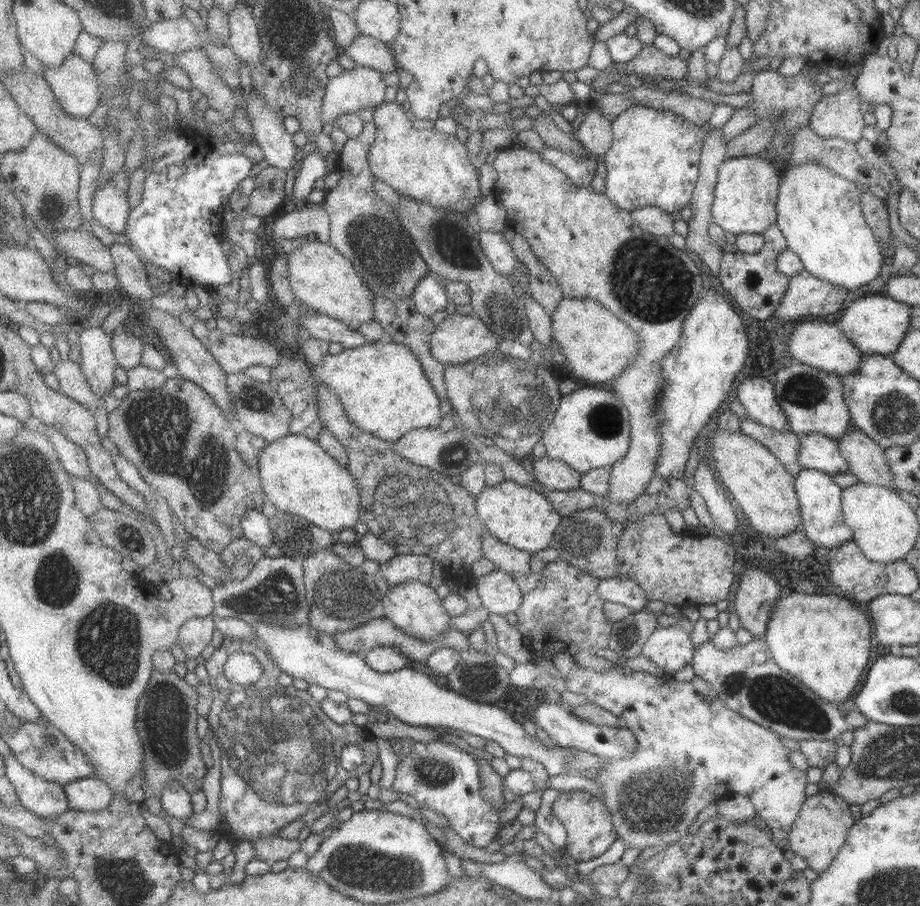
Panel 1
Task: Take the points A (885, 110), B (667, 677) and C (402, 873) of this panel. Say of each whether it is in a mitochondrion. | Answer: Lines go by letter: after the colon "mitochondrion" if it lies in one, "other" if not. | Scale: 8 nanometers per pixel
A: other
B: other
C: mitochondrion

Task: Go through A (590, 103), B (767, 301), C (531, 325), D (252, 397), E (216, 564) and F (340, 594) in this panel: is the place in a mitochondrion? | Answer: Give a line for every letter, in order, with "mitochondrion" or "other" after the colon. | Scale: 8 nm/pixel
A: other
B: other
C: other
D: mitochondrion
E: other
F: mitochondrion

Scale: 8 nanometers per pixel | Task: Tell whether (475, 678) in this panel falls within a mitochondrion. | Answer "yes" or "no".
yes

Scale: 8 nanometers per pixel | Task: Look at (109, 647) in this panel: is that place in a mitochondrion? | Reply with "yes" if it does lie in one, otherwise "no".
yes

